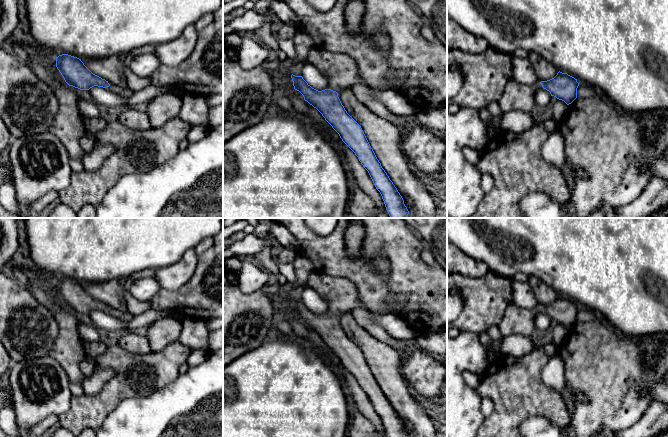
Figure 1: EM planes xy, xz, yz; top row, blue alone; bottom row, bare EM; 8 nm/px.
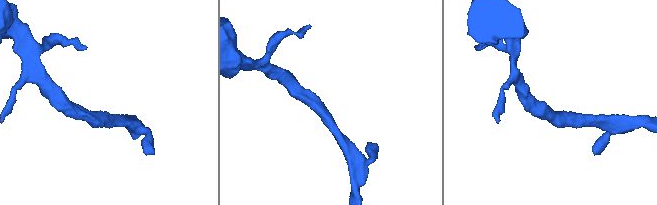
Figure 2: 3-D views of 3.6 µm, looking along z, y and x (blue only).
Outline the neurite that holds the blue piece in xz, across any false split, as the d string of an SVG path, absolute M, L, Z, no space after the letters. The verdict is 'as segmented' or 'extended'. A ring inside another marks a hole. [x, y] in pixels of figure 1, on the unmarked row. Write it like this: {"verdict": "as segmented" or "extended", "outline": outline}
{"verdict": "extended", "outline": "M313 271L306 280L306 286L329 300L329 312L318 315L302 300L292 298L294 313L322 338L342 365L355 377L380 416L387 436L409 437L402 420L382 392L361 350L347 337L338 321L342 314L351 314L358 307L366 308L358 297L356 284L346 278L331 277Z"}

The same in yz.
{"verdict": "extended", "outline": "M560 295L554 302L547 305L537 305L530 310L511 303L505 310L499 324L499 330L502 337L511 335L530 337L536 329L535 317L540 312L546 313L551 320L569 329L577 322L578 310L577 303Z"}

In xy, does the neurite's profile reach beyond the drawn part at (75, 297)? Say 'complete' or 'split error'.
split error

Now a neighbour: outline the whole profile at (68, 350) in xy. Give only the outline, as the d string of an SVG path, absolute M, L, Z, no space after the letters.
M61 309L54 317L59 332L49 356L62 366L70 382L83 383L80 362L87 354L77 329L79 322L69 309Z

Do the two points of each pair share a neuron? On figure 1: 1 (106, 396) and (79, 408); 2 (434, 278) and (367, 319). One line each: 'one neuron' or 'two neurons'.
1: one neuron
2: two neurons

